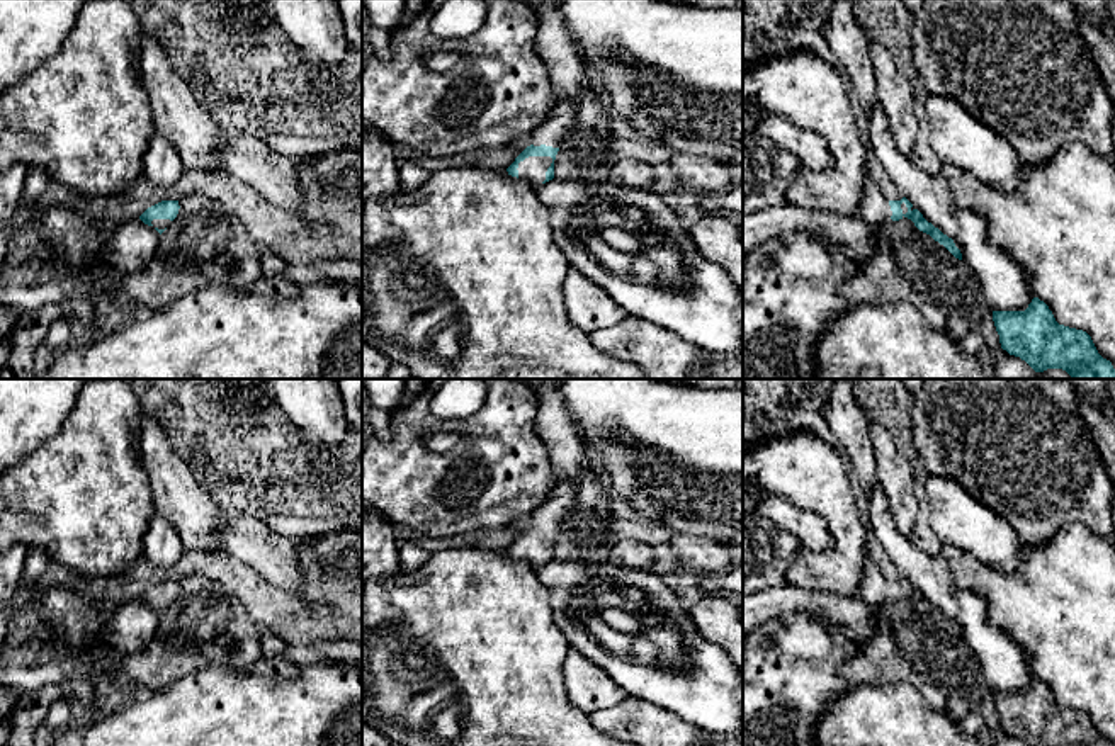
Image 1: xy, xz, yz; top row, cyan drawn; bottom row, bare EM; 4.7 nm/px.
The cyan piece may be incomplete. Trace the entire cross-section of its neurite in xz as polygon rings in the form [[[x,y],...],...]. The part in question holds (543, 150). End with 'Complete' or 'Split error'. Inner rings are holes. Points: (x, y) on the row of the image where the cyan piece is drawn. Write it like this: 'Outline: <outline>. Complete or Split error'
Outline: [[[559,109],[544,119],[530,134],[530,144],[507,168],[508,175],[527,180],[534,189],[554,178],[554,160],[559,143],[571,133],[576,110]]]. Split error

